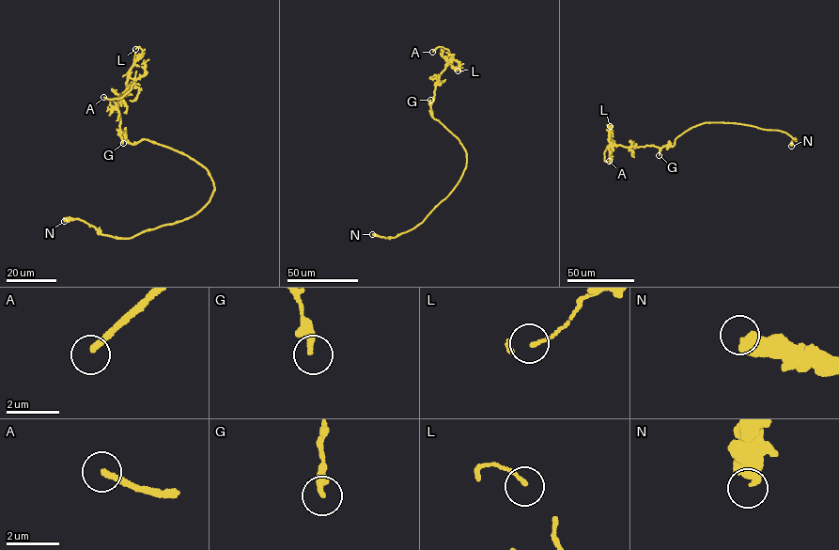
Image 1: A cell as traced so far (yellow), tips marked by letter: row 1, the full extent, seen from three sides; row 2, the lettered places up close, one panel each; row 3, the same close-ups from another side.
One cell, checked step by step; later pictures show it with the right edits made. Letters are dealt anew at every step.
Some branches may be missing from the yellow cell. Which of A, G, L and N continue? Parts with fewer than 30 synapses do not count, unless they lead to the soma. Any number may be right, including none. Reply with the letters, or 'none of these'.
A

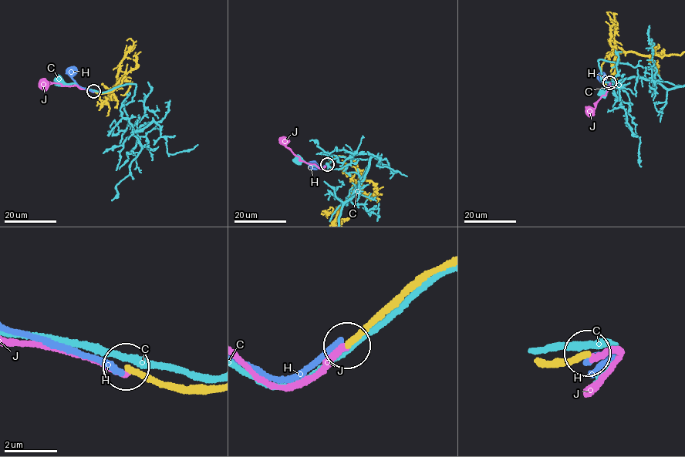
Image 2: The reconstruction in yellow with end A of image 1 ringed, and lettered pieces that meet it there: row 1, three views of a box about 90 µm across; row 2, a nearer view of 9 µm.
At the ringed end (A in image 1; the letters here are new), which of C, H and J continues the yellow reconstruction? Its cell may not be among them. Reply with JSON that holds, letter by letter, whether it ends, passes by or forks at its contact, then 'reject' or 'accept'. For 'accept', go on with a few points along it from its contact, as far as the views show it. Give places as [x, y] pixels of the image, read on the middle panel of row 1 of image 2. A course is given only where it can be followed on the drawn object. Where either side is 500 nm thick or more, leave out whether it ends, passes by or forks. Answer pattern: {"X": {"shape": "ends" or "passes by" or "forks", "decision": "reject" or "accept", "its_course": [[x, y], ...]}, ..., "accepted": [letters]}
{"C": {"shape": "passes by", "decision": "reject"}, "H": {"shape": "ends", "decision": "reject"}, "J": {"shape": "ends", "decision": "reject"}, "accepted": []}

